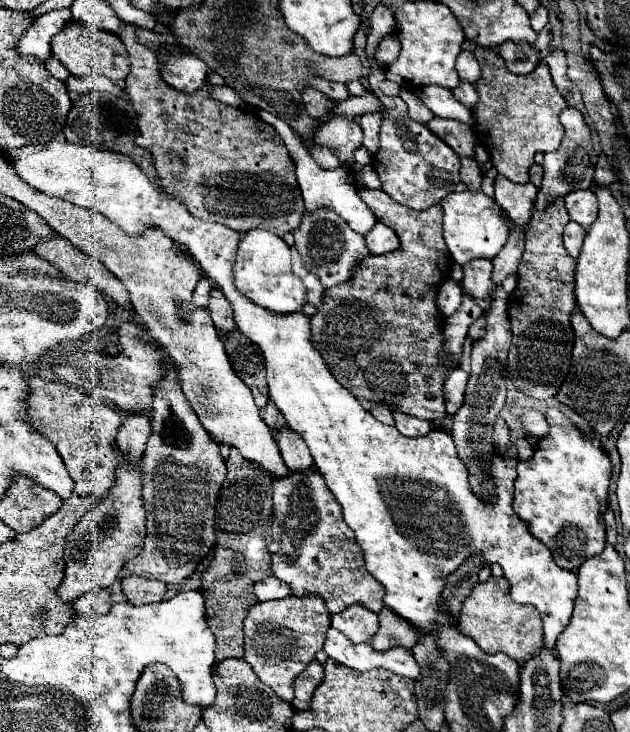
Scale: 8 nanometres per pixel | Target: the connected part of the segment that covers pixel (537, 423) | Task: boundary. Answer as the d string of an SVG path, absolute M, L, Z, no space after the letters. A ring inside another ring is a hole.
M525 410L521 414L521 426L525 430L527 436L535 436L535 438L543 438L549 432L549 424L545 420L545 416L539 410Z

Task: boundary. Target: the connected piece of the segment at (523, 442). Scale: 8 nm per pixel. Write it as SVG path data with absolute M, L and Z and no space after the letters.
M517 438L515 446L517 446L517 458L519 460L529 460L533 456L533 446L529 444L527 438Z

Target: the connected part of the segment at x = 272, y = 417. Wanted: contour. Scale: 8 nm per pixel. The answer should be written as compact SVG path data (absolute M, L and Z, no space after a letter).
M269 400L269 404L261 410L261 418L263 418L263 422L269 426L271 432L277 432L277 430L285 428L285 418L283 418L283 414L277 410L277 406L275 406L271 400Z

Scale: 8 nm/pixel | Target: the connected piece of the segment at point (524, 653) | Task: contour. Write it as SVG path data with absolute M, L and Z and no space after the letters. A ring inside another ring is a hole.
M489 578L487 582L479 582L473 592L465 598L459 614L459 630L471 636L477 646L487 652L503 652L517 662L529 660L543 646L543 624L535 606L517 604L509 596L507 578Z

